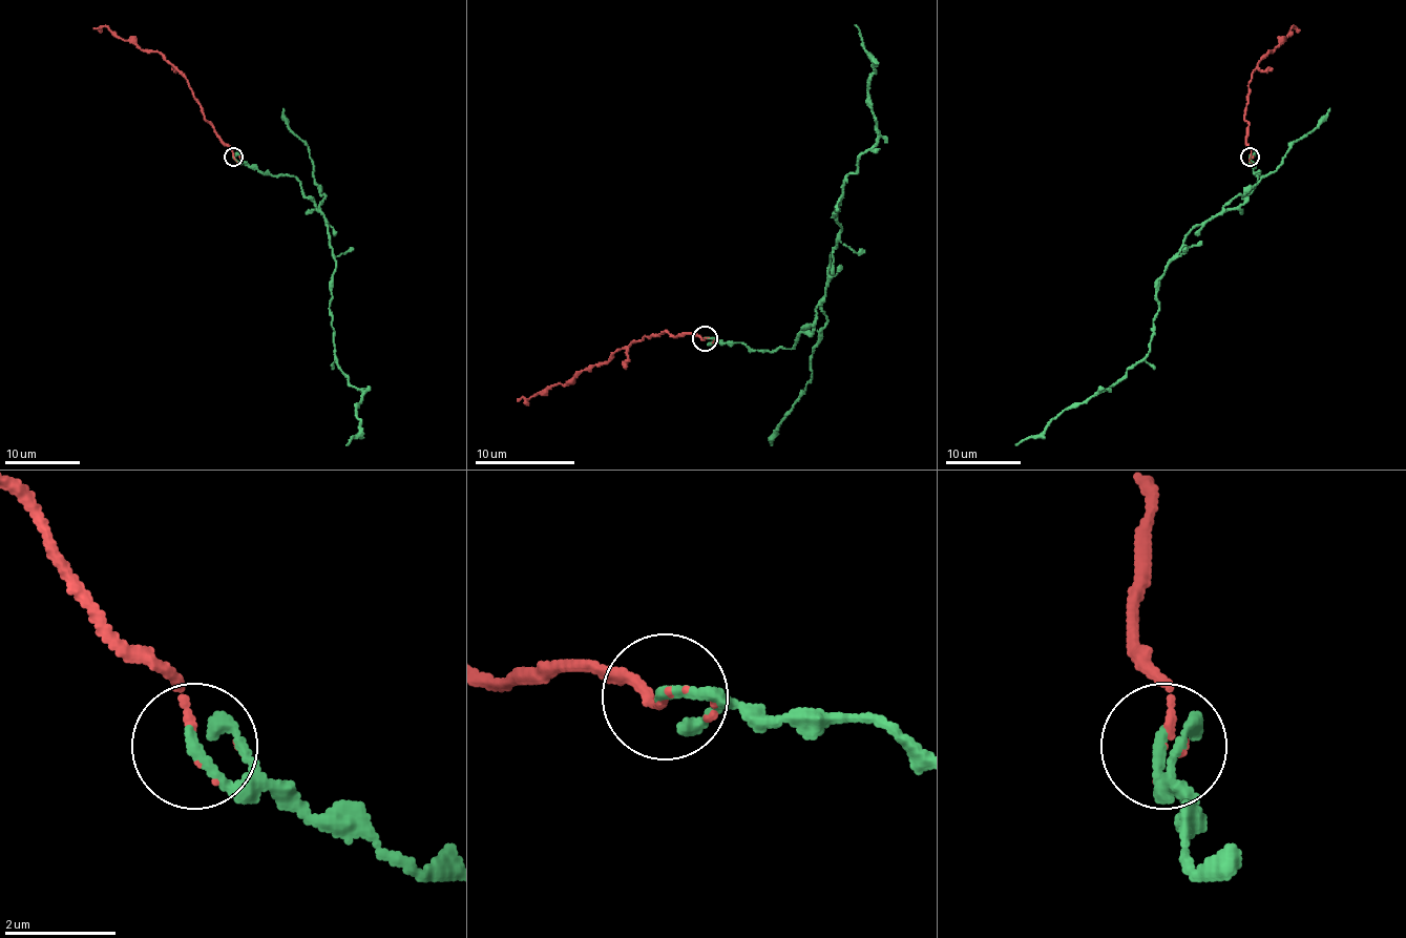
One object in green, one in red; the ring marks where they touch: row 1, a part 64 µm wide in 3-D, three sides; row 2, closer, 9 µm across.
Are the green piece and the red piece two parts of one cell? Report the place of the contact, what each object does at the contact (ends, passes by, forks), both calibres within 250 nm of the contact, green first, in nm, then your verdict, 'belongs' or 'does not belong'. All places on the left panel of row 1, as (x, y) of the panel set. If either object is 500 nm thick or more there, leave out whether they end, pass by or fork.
at (233, 157); green ends there; red passes by; 220 nm thick on the green side, 80 nm on the other; belongs

